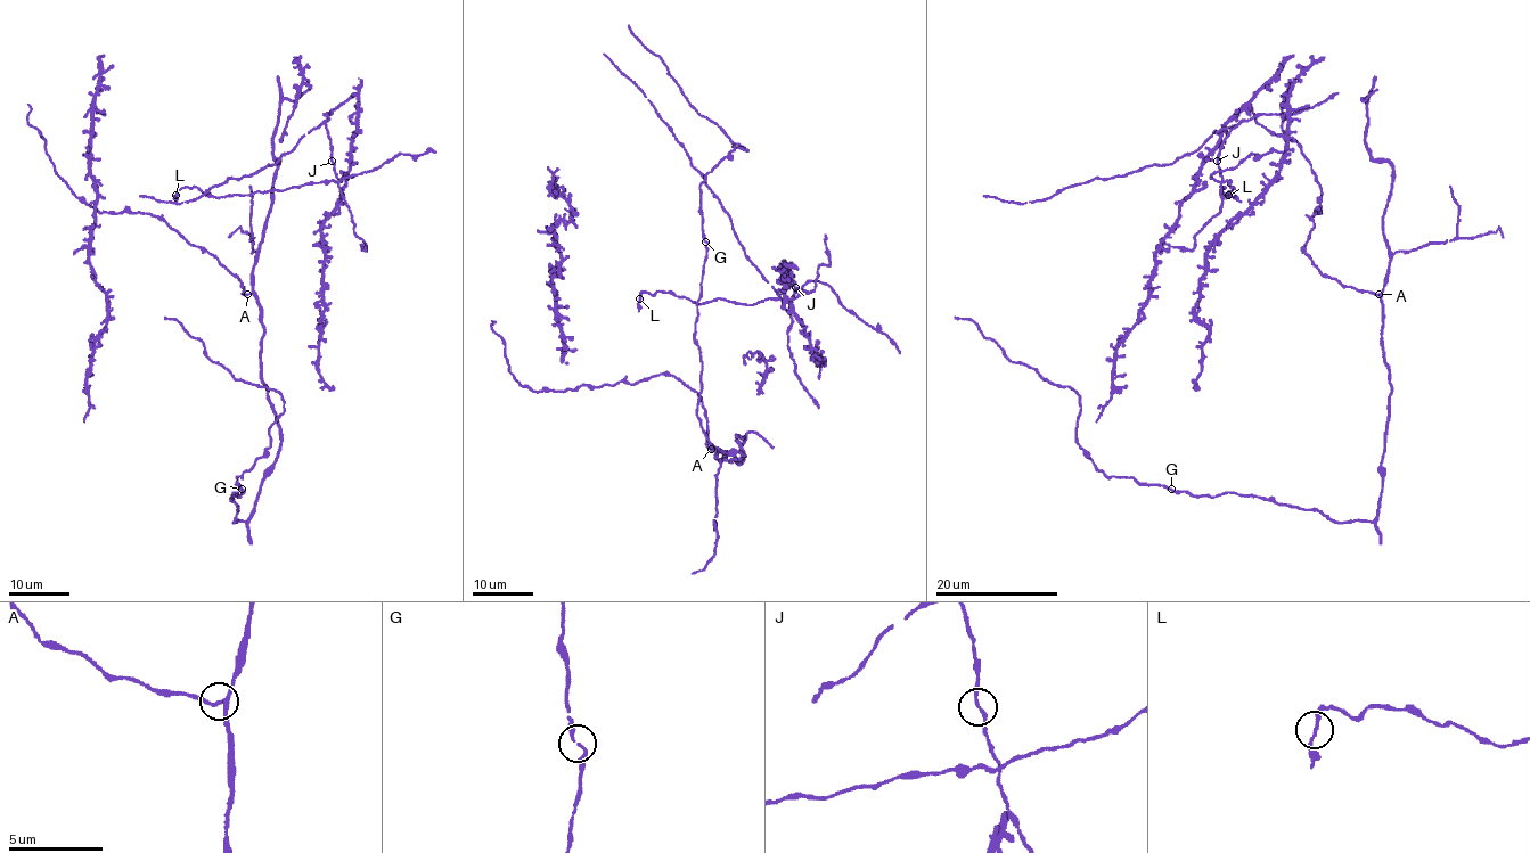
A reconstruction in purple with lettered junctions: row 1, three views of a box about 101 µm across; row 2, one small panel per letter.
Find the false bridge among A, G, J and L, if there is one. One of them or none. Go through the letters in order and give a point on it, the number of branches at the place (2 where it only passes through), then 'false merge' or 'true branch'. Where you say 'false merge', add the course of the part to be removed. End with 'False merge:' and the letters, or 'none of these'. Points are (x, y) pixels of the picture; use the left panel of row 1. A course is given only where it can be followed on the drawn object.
A: at (247, 294); 2 branches meet; true branch
G: at (242, 489); 2 branches meet; true branch
J: at (332, 161); 2 branches meet; true branch
L: at (176, 195); 2 branches meet; true branch
False merge: none of these

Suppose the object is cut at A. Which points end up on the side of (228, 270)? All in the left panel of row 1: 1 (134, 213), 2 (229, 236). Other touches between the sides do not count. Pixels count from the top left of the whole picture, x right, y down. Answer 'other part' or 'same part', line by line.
1: same part
2: other part

